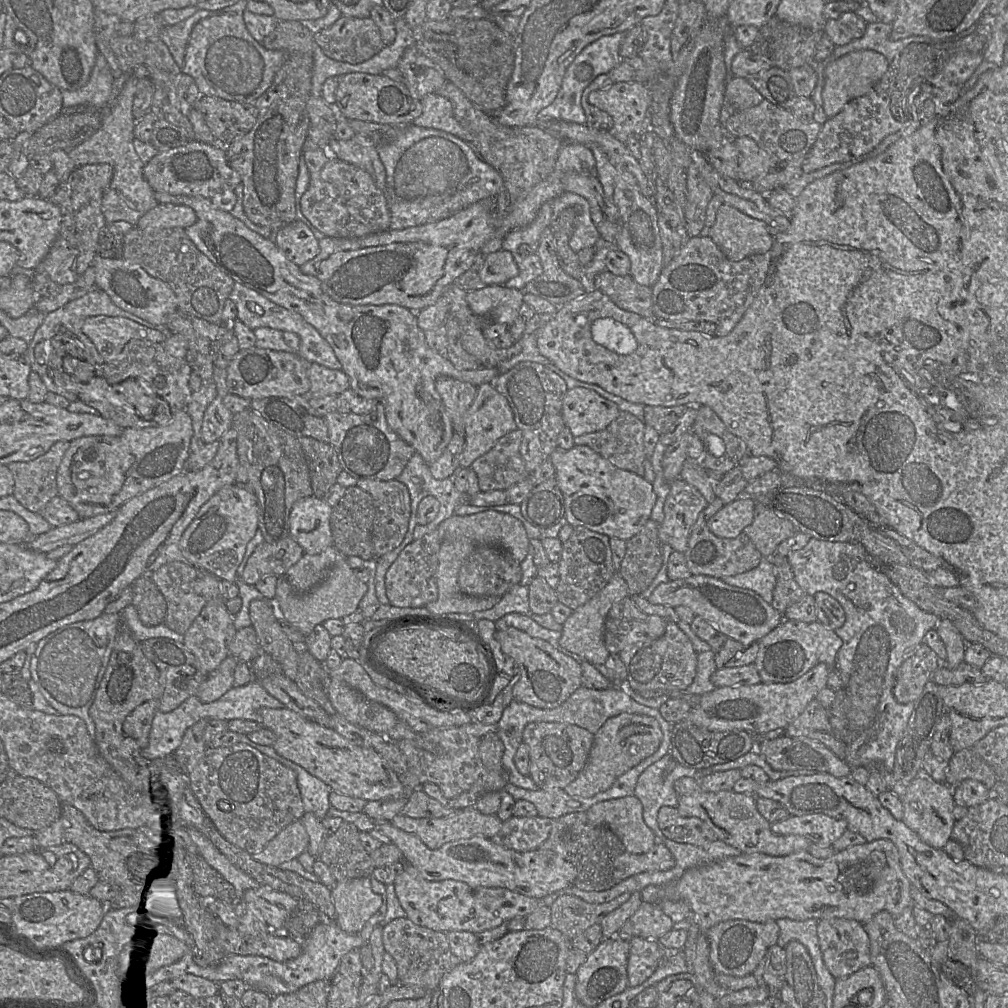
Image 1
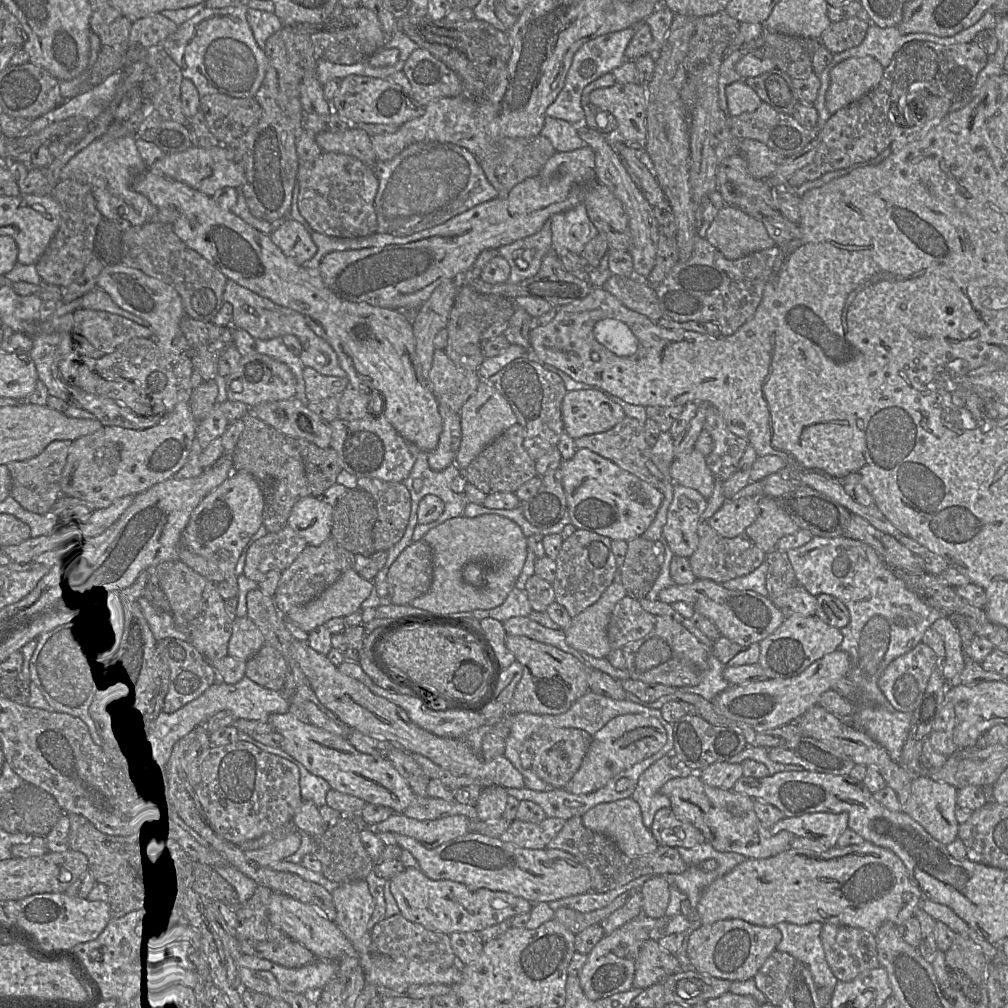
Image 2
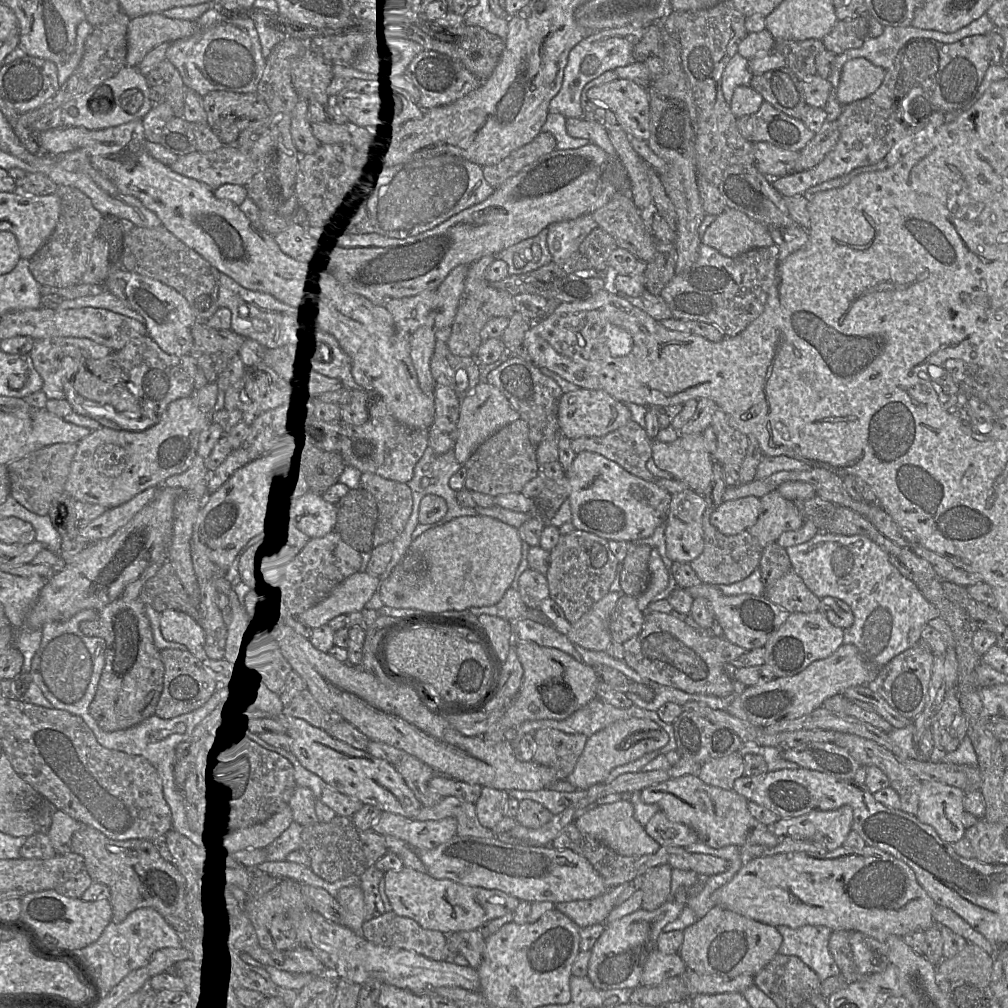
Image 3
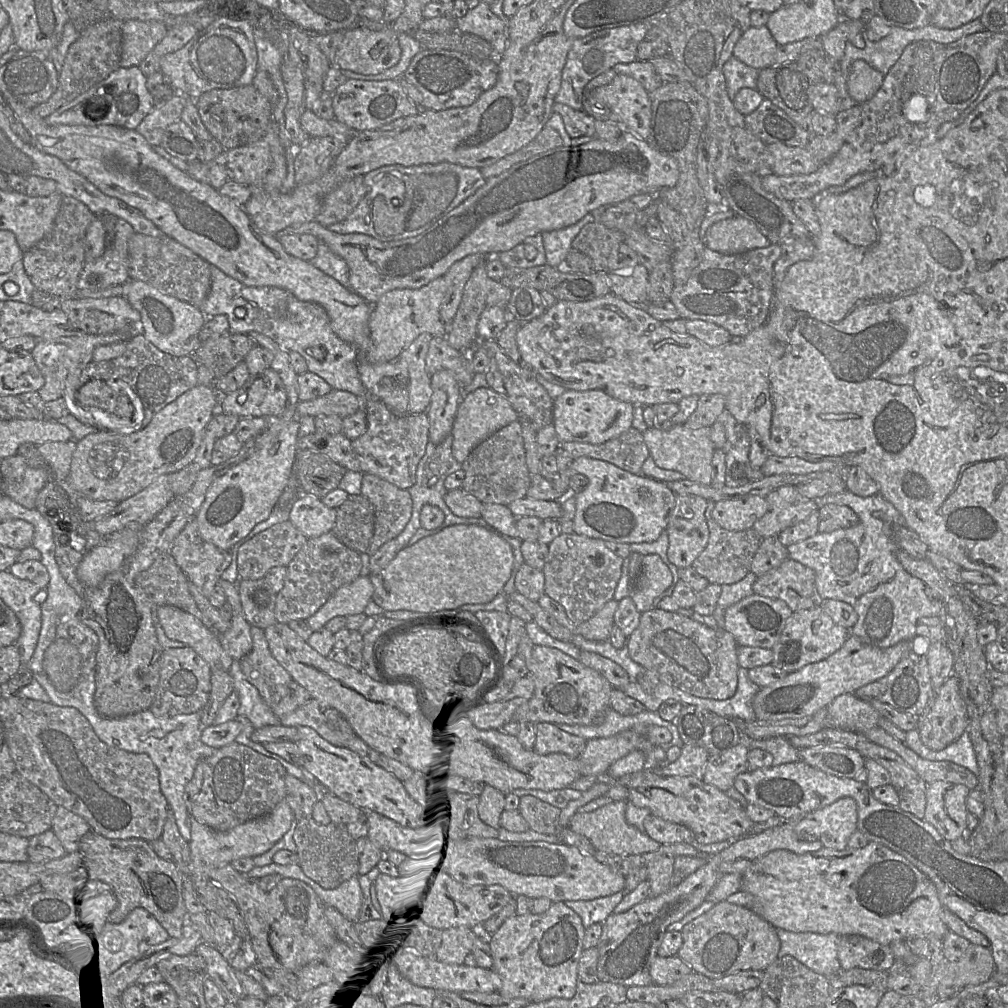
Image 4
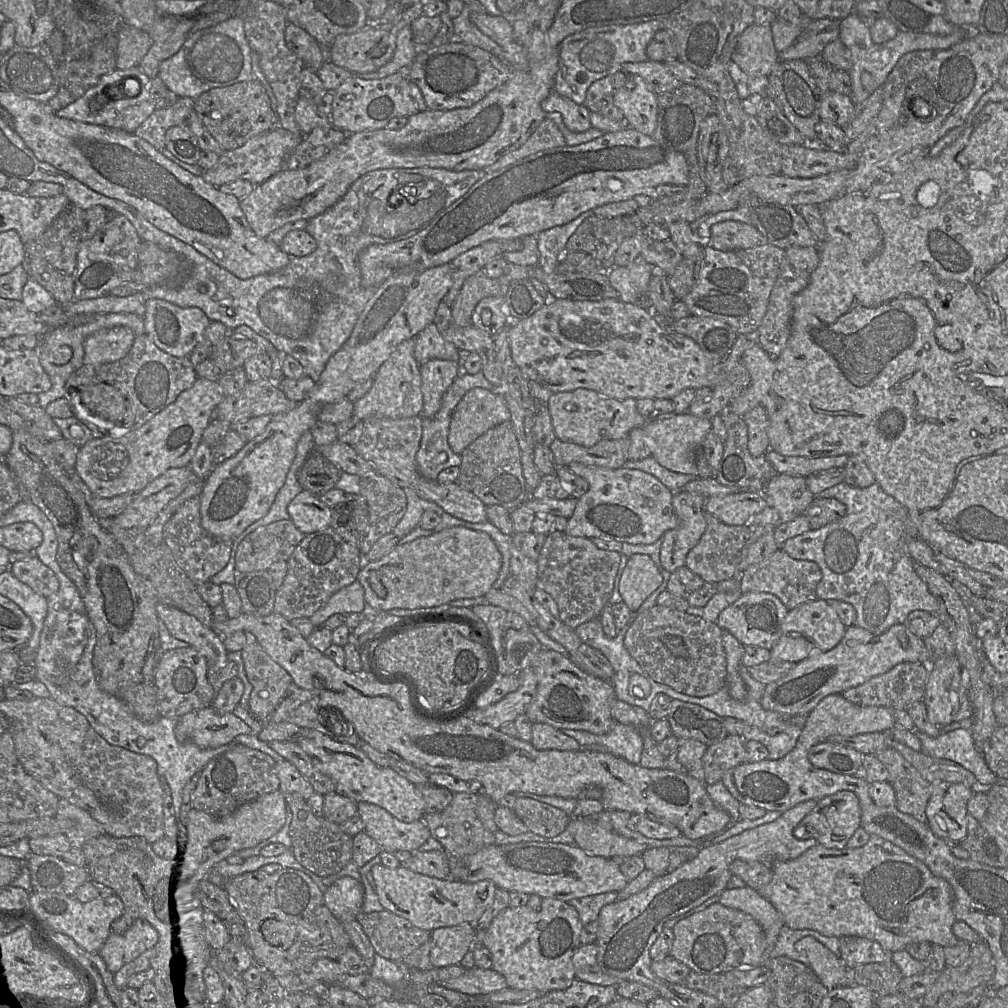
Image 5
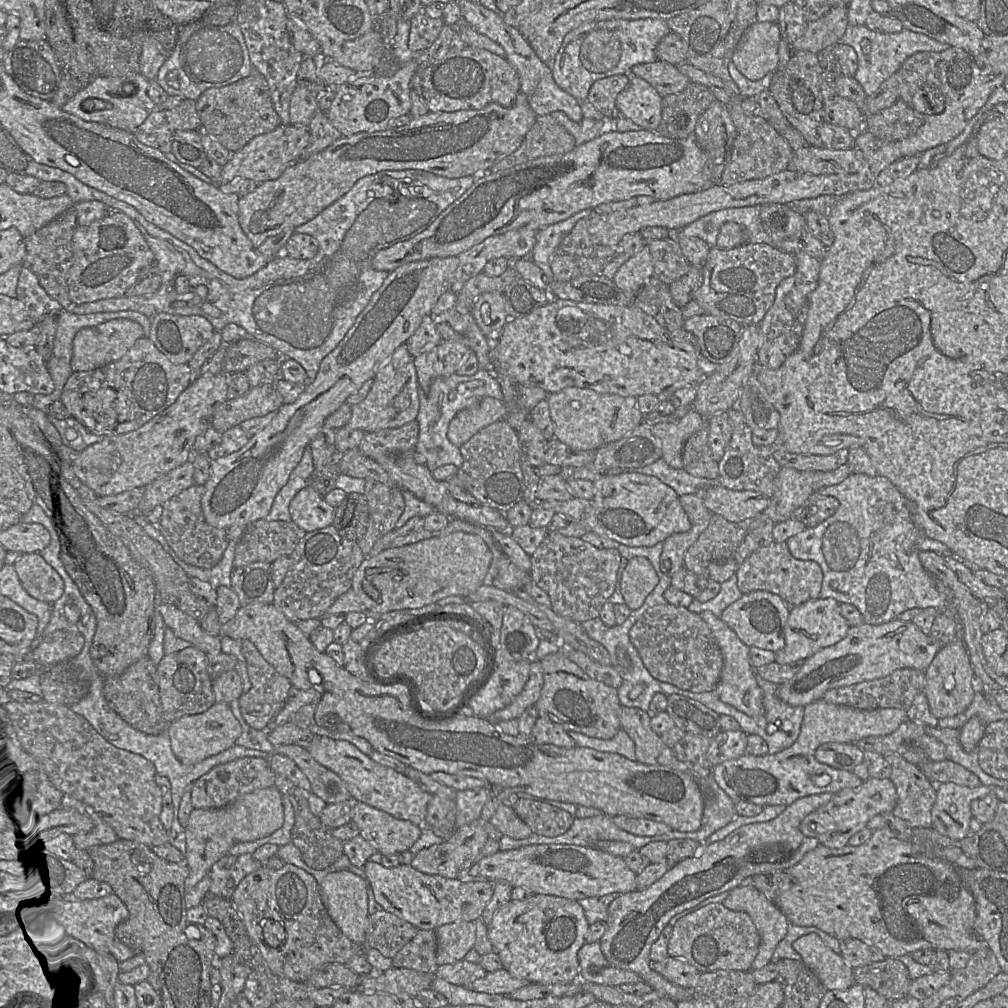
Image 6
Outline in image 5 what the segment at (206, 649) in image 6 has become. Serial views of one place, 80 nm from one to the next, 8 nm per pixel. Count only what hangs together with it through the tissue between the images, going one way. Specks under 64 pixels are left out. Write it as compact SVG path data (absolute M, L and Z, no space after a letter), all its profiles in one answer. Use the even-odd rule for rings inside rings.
M157 603L156 613L169 633L194 648L208 663L225 664L228 661L223 638L211 627L205 627L194 616L173 606Z

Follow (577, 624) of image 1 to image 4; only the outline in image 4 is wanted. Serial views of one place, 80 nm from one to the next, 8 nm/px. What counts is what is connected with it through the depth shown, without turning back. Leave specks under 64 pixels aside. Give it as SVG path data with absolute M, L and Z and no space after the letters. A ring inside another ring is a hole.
M609 600L588 620L576 626L573 633L591 641L607 641L614 625L613 617L617 607L618 601Z

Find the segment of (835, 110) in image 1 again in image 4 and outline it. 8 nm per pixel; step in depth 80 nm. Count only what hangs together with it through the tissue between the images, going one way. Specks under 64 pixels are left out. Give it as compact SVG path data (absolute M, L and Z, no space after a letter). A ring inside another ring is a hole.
M862 59L851 64L848 75L848 93L857 103L870 100L880 89L884 75Z

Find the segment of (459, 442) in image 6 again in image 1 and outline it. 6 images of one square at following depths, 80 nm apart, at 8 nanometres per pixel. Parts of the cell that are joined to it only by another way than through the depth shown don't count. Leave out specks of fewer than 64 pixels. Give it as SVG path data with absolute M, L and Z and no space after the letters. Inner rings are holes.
M489 383L477 387L475 399L464 415L464 427L465 446L460 457L460 466L469 469L472 463L492 449L501 437L517 429L508 400Z

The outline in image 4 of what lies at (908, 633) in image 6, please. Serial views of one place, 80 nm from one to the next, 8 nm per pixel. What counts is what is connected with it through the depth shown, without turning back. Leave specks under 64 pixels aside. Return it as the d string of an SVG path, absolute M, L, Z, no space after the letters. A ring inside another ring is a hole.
M850 634L843 646L829 657L809 663L786 674L783 679L760 688L753 699L755 716L760 721L778 721L811 715L826 708L839 695L853 694L858 688L884 677L910 651L912 641L905 640L891 647L879 648Z

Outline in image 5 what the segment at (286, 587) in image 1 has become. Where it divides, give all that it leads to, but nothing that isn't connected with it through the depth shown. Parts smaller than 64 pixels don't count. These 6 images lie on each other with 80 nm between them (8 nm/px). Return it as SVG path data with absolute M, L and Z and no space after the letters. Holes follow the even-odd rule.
M355 580L352 584L337 591L309 620L315 627L319 627L334 614L348 615L362 612L365 603L364 588L358 580Z

